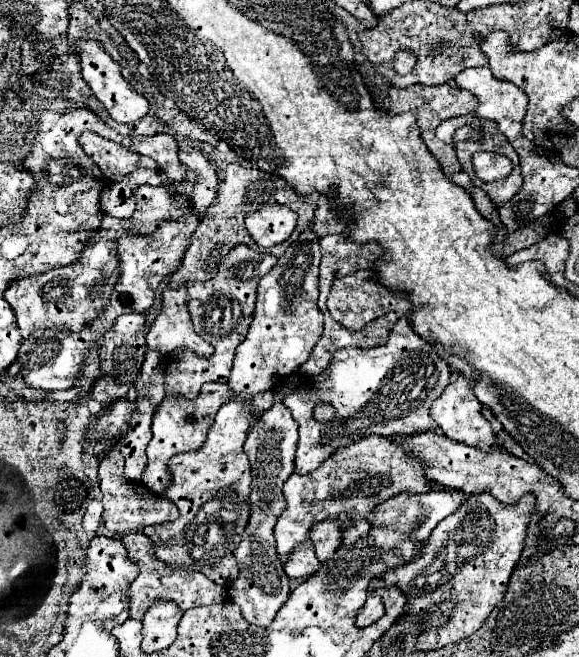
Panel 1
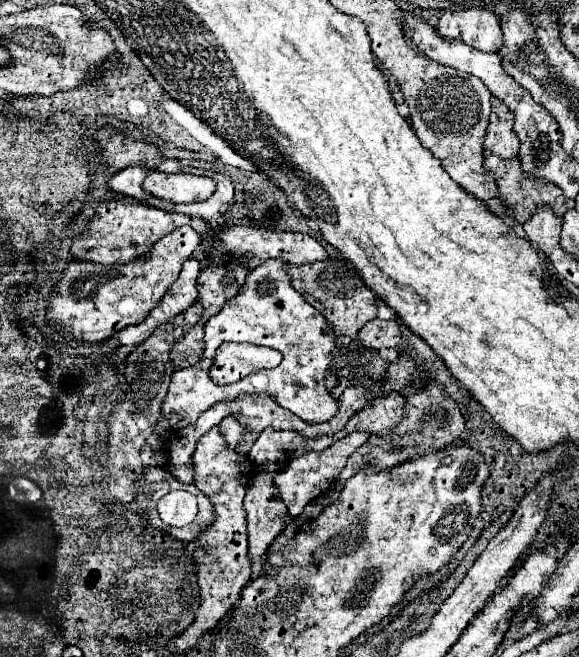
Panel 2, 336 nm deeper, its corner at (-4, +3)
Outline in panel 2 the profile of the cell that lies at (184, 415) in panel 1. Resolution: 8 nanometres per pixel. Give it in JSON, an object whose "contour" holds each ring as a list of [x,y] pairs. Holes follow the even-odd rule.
{"contour":[[[226,416],[220,424],[218,424],[218,428],[220,428],[220,432],[222,432],[222,436],[224,436],[224,442],[226,442],[226,446],[228,448],[236,448],[242,440],[244,440],[244,428],[242,428],[242,424],[234,418],[234,416]]]}

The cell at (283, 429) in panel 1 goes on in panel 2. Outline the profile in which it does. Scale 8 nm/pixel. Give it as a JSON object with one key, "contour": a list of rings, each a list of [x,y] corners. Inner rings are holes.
{"contour":[[[264,462],[264,468],[254,474],[254,480],[250,482],[244,498],[246,508],[246,520],[248,520],[248,558],[250,562],[266,562],[268,560],[268,548],[276,540],[276,536],[286,528],[288,522],[288,510],[286,504],[278,496],[278,488],[274,486],[274,478],[284,470],[278,462]]]}

